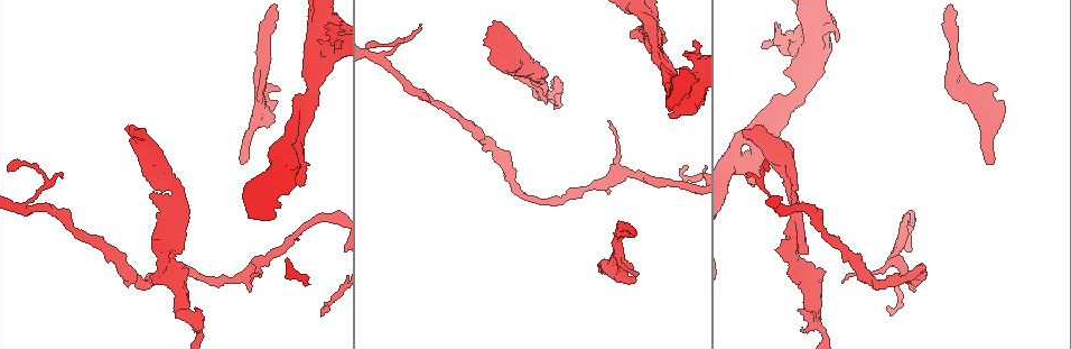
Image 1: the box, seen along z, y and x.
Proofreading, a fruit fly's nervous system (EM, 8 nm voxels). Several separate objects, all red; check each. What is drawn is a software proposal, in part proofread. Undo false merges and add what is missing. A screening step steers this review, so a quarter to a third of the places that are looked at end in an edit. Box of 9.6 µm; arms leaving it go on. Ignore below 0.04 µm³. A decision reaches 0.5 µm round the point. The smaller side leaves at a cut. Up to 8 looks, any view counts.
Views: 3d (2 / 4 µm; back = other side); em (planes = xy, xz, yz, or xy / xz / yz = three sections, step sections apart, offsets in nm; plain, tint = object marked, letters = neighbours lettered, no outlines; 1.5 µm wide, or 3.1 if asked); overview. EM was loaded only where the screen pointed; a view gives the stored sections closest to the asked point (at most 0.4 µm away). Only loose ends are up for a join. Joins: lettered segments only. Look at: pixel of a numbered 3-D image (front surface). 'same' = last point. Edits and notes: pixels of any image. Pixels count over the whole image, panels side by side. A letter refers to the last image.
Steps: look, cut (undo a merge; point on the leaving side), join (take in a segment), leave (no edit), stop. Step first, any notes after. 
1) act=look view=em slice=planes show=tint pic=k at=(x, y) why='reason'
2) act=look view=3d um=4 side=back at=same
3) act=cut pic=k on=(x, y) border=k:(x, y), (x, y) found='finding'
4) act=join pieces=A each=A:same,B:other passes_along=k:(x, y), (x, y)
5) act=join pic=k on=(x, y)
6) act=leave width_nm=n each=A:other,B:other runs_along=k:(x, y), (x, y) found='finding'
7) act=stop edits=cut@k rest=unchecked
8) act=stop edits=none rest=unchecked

act=look view=em slice=yz step=8 show=tint pic=1 at=(669, 113) why='stops while still wide'

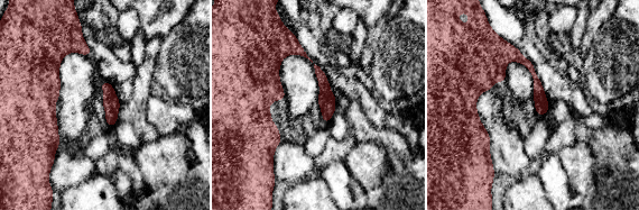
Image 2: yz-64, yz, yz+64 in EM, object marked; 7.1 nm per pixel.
act=look view=em slice=planes show=letters at=same why='another direction'

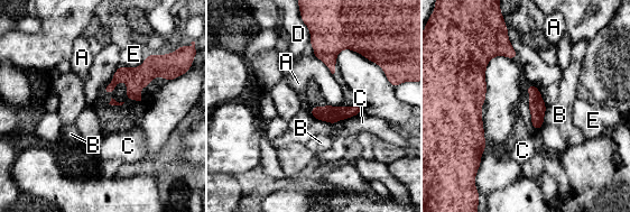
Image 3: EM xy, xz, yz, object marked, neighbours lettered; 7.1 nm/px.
act=leave each=A:other,B:other,C:other,D:other,E:other runs_along=3:(358, 110), (314, 112) found='none of them fits'

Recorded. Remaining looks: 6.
act=look view=em slice=planes show=letters pic=1 at=(242, 164) why='branch stops here'

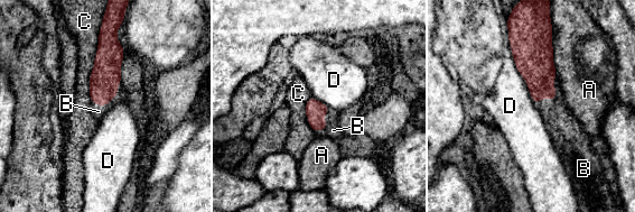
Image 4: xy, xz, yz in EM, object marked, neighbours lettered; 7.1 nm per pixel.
act=join pieces=B width_nm=140 each=A:other,B:same,C:other,D:other found='the neuron continues'

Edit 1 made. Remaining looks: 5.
act=look view=em slice=planes show=letters pic=1 at=(798, 266) why='sudden change in width'

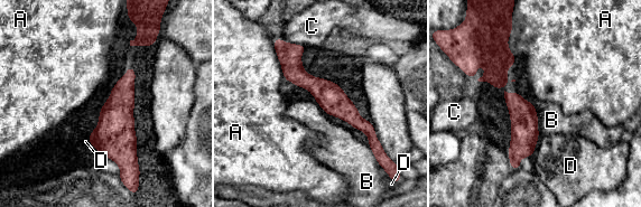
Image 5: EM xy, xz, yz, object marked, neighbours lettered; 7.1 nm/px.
act=leave width_nm=130 each=A:other,B:other,C:other,D:other runs_along=5:(278, 41), (291, 65), (362, 128) found='continuous, no second neuron'

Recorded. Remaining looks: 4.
act=stop edits=join@4 rest=unchecked

